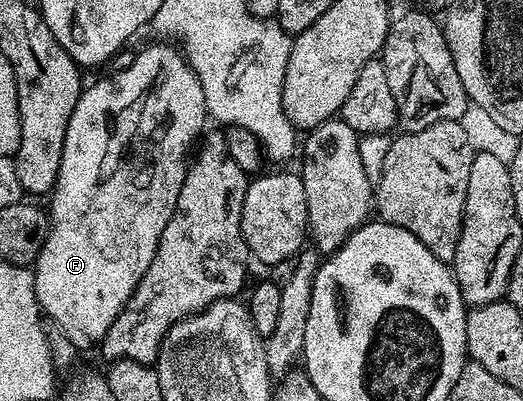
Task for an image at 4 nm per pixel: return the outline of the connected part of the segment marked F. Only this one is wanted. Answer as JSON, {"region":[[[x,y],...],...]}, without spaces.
{"region":[[[168,42],[156,43],[160,44],[152,44],[149,48],[144,49],[141,47],[137,51],[134,63],[126,70],[112,72],[105,80],[100,80],[97,84],[90,85],[89,88],[87,85],[81,91],[78,102],[74,106],[74,114],[70,114],[70,126],[66,126],[66,142],[62,146],[62,166],[58,166],[58,178],[50,193],[52,208],[47,209],[48,236],[44,240],[43,246],[40,247],[34,265],[34,290],[40,303],[41,313],[47,319],[58,322],[58,326],[62,326],[66,338],[70,338],[70,342],[74,342],[77,350],[95,349],[99,345],[100,341],[104,339],[106,330],[110,330],[110,326],[114,326],[114,318],[118,318],[118,314],[134,294],[142,274],[146,274],[146,270],[150,270],[150,262],[154,262],[154,254],[158,250],[162,230],[166,230],[166,222],[170,222],[170,218],[178,206],[178,194],[182,194],[182,182],[188,173],[190,153],[205,131],[206,109],[198,76],[194,74],[194,70],[184,59],[184,54],[179,47]]]}

